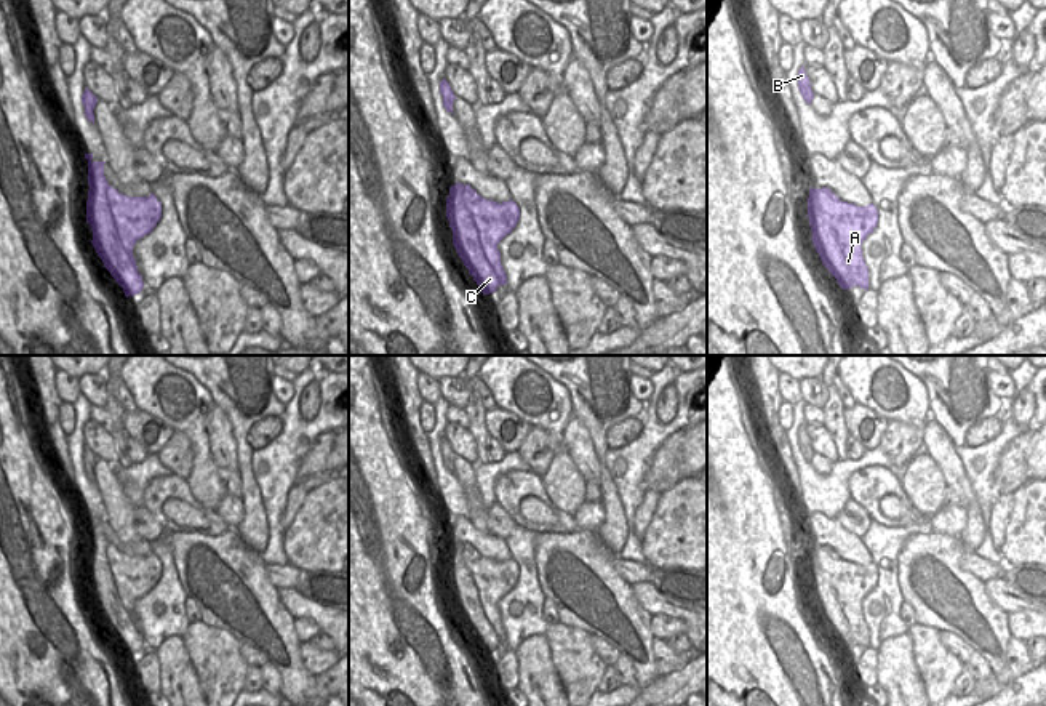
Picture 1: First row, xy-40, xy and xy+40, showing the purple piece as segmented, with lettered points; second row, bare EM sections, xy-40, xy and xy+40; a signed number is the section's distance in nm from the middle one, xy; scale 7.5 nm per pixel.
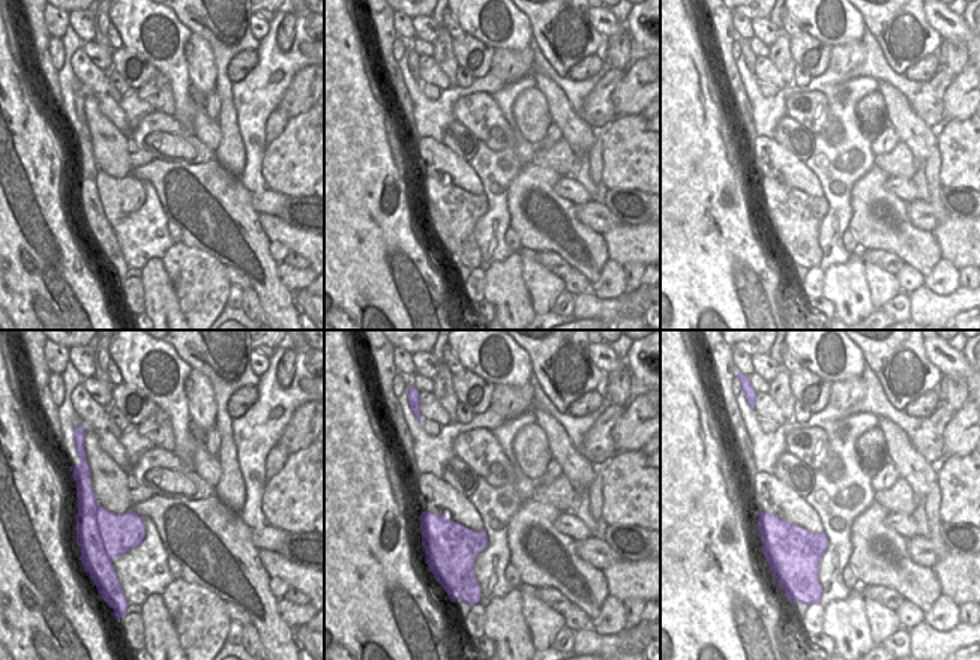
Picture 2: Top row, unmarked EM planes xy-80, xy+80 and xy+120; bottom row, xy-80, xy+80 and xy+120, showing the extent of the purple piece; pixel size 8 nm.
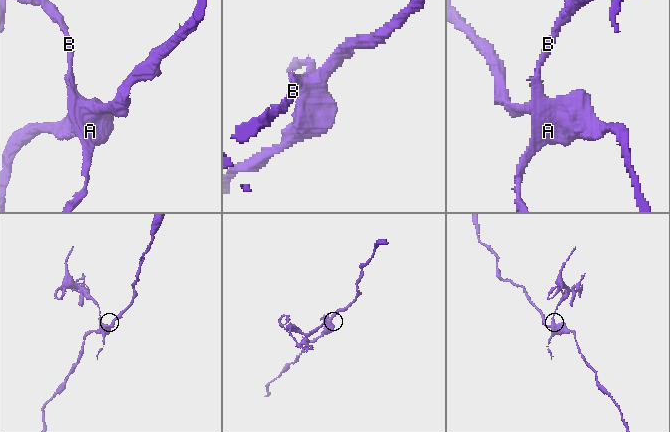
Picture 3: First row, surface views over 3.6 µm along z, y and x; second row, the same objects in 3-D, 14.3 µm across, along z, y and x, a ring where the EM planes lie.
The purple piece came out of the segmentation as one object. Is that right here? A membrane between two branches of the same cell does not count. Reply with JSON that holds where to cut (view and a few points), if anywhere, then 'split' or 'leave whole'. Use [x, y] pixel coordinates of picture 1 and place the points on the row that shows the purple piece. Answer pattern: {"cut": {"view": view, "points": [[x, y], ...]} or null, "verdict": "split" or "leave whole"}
{"cut": {"view": "xy", "points": [[463, 186], [463, 202], [471, 224], [501, 284]]}, "verdict": "split"}

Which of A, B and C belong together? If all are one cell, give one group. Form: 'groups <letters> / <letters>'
groups A / B C

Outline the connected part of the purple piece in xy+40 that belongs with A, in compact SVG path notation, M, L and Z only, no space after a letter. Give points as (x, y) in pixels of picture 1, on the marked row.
M811 187L809 195L817 199L822 211L828 218L830 231L835 234L835 240L849 263L856 285L868 290L868 269L862 258L860 245L878 224L878 210L873 203L857 207L841 202L828 187Z

